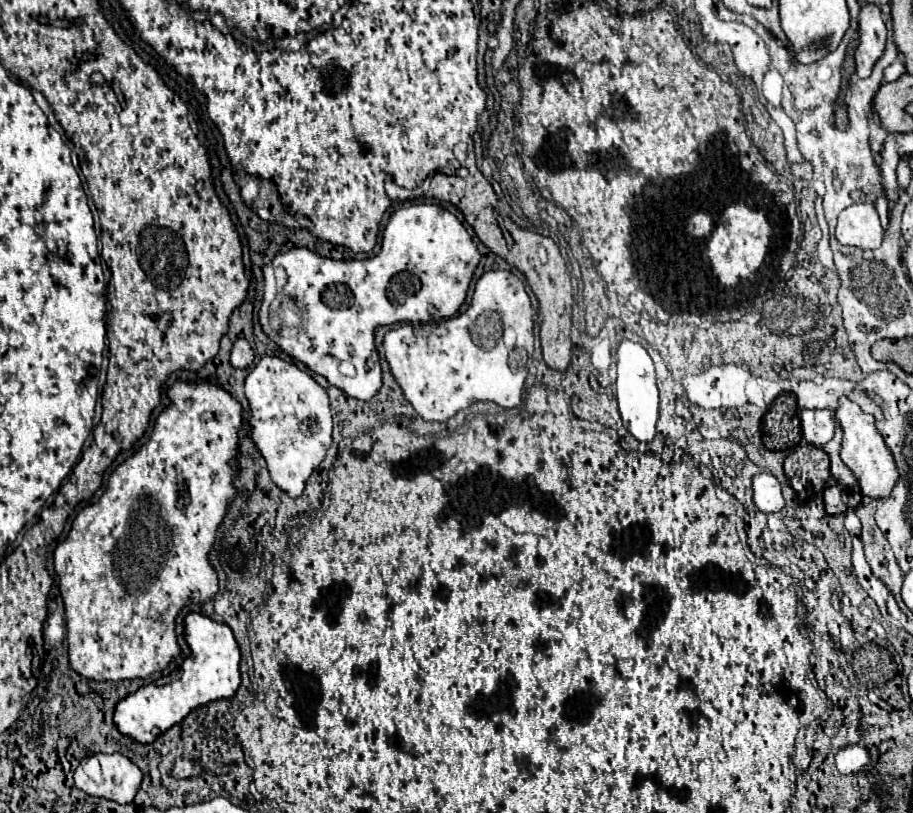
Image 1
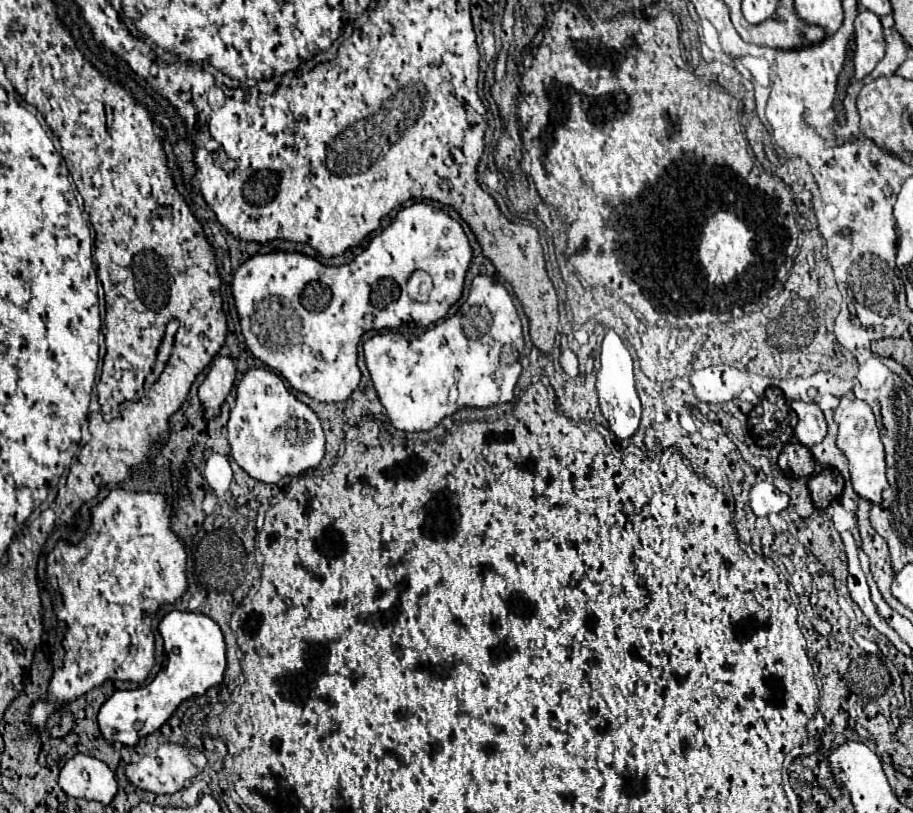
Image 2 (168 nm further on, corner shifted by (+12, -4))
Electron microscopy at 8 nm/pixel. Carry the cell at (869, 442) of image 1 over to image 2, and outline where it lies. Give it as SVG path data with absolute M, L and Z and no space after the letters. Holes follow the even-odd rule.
M848 392L840 398L838 408L834 410L834 420L840 428L838 432L838 448L844 452L844 456L848 458L850 464L850 476L852 476L852 486L856 490L858 496L862 496L864 500L872 502L872 504L880 504L882 502L882 492L888 486L886 480L886 462L884 462L884 446L880 440L880 430L876 426L872 408L858 400L854 396L854 392Z

